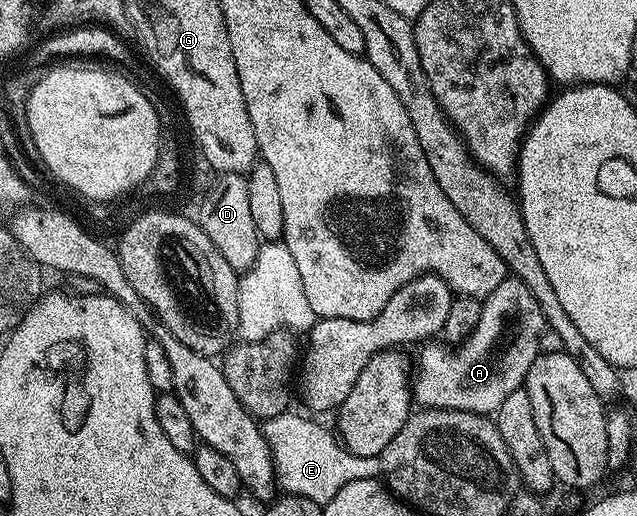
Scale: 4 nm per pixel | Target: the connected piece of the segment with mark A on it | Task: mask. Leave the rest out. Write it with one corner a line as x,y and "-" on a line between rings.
515,279
498,283
496,290
483,298
482,319
478,321
478,327
455,346
456,353
452,353
453,346
448,343
428,343
421,348
425,349
420,353
420,362
415,362
412,382
415,404
426,409
457,409
481,415
495,414
496,409
502,407
506,395
523,386
530,371
530,363
534,363
534,359
541,354
538,339
545,327
542,311
538,311
538,302
534,295
530,295
530,287
526,287
526,283

